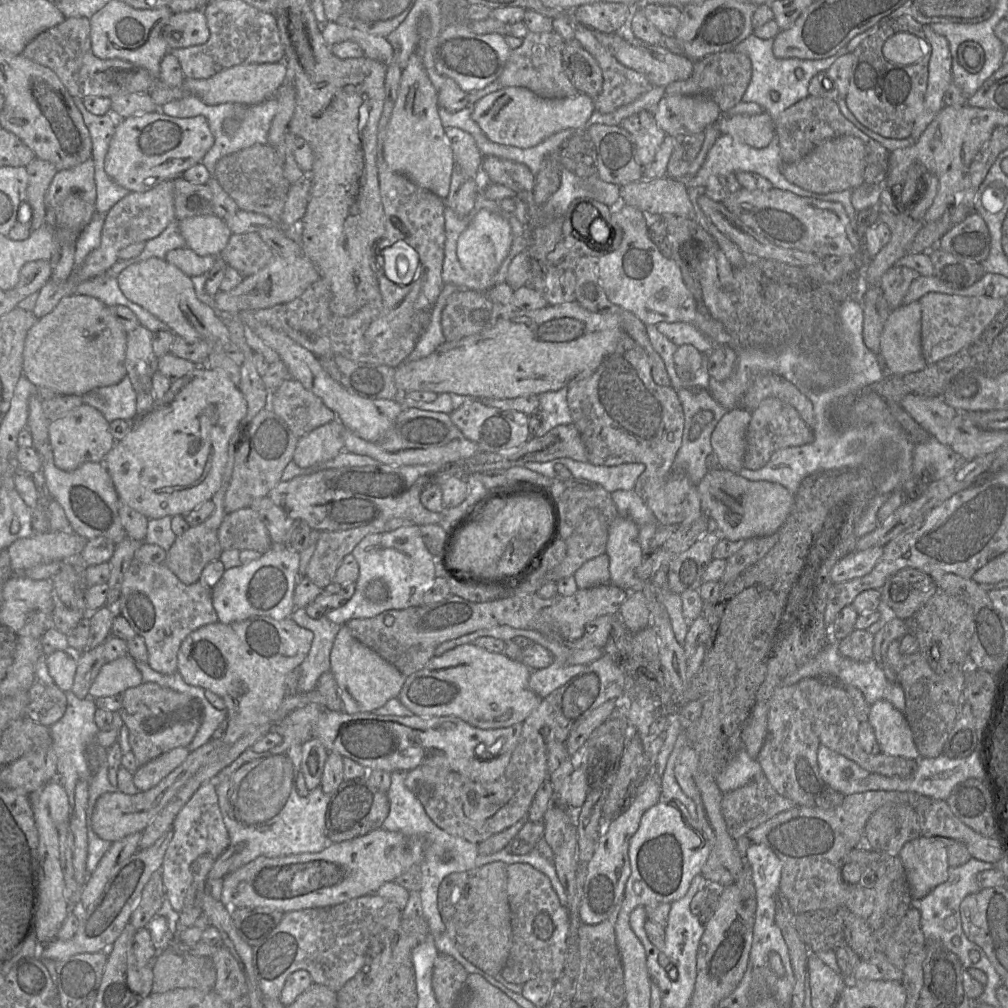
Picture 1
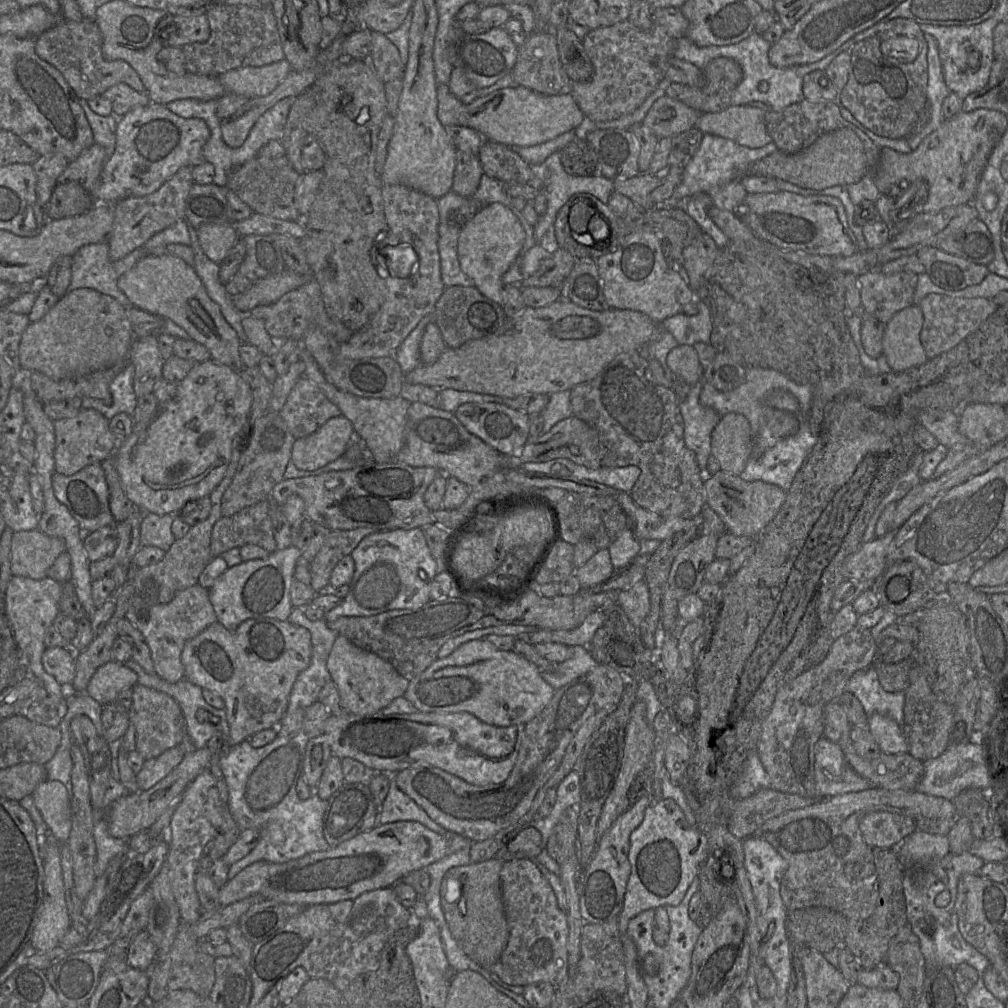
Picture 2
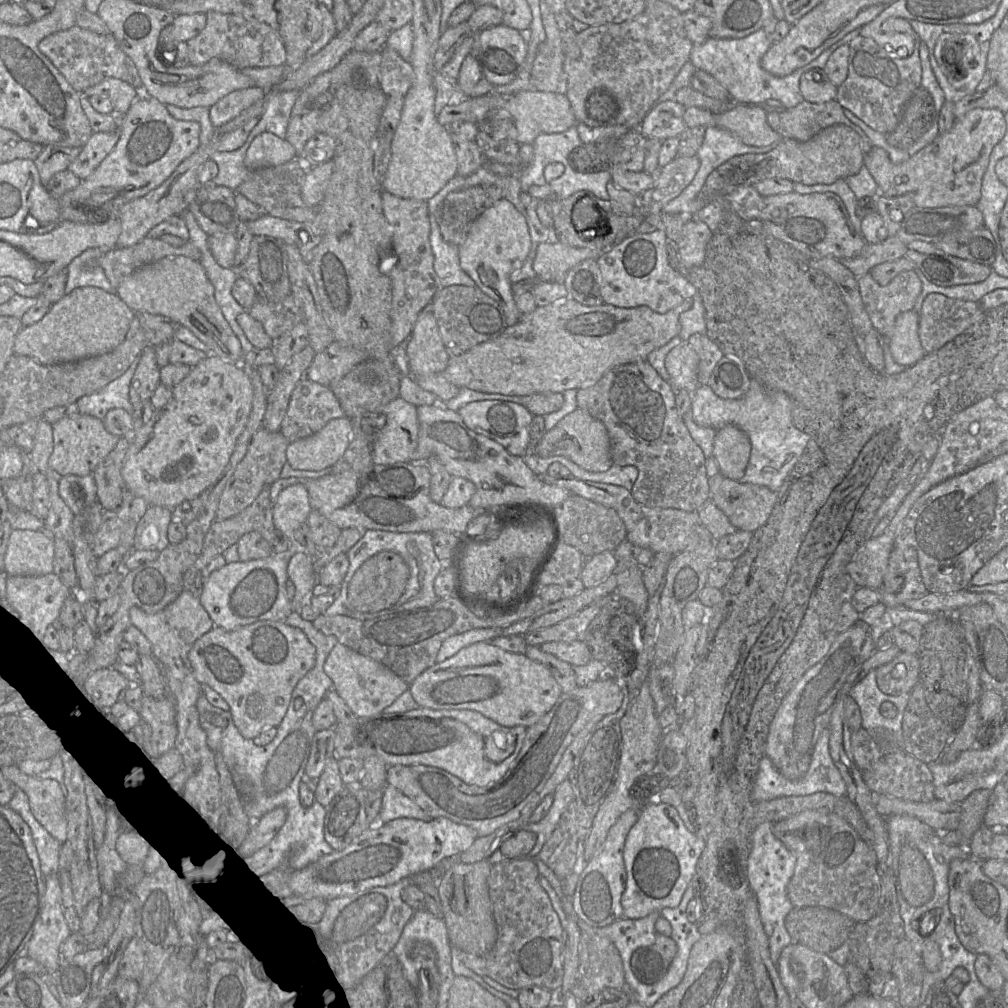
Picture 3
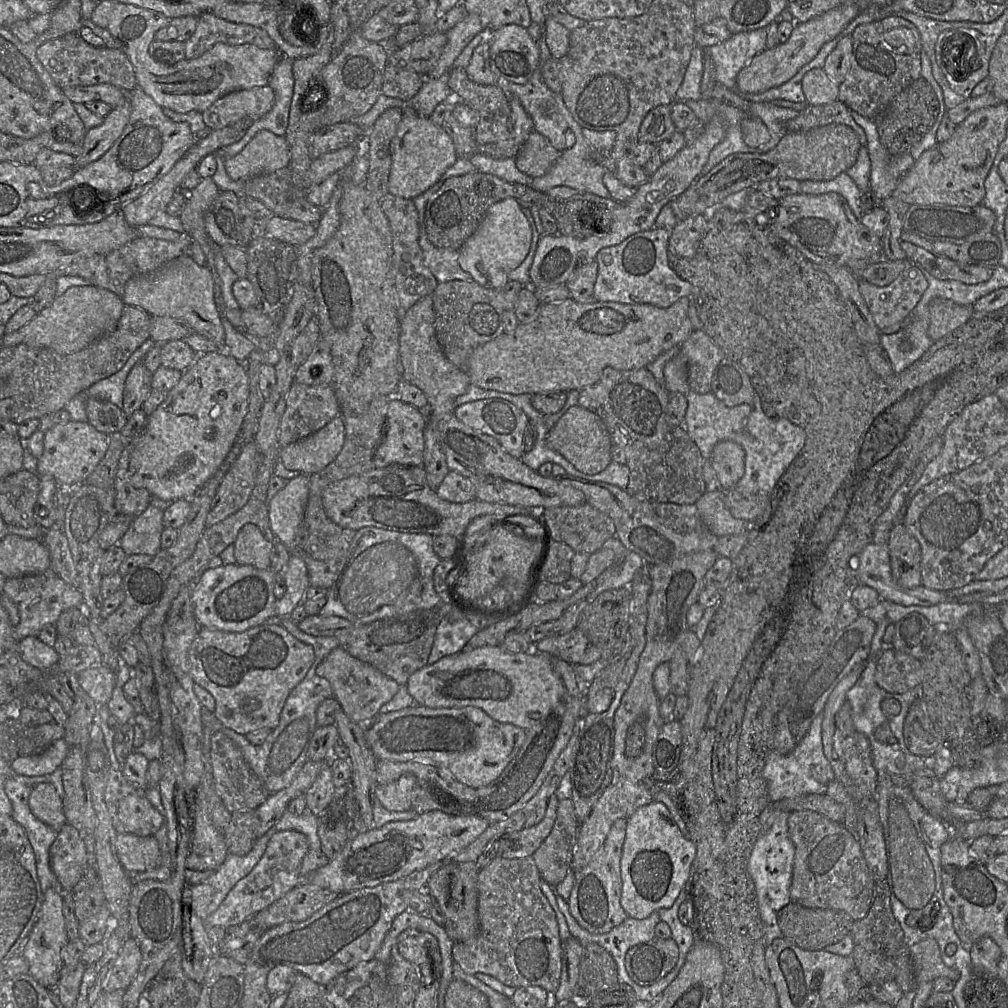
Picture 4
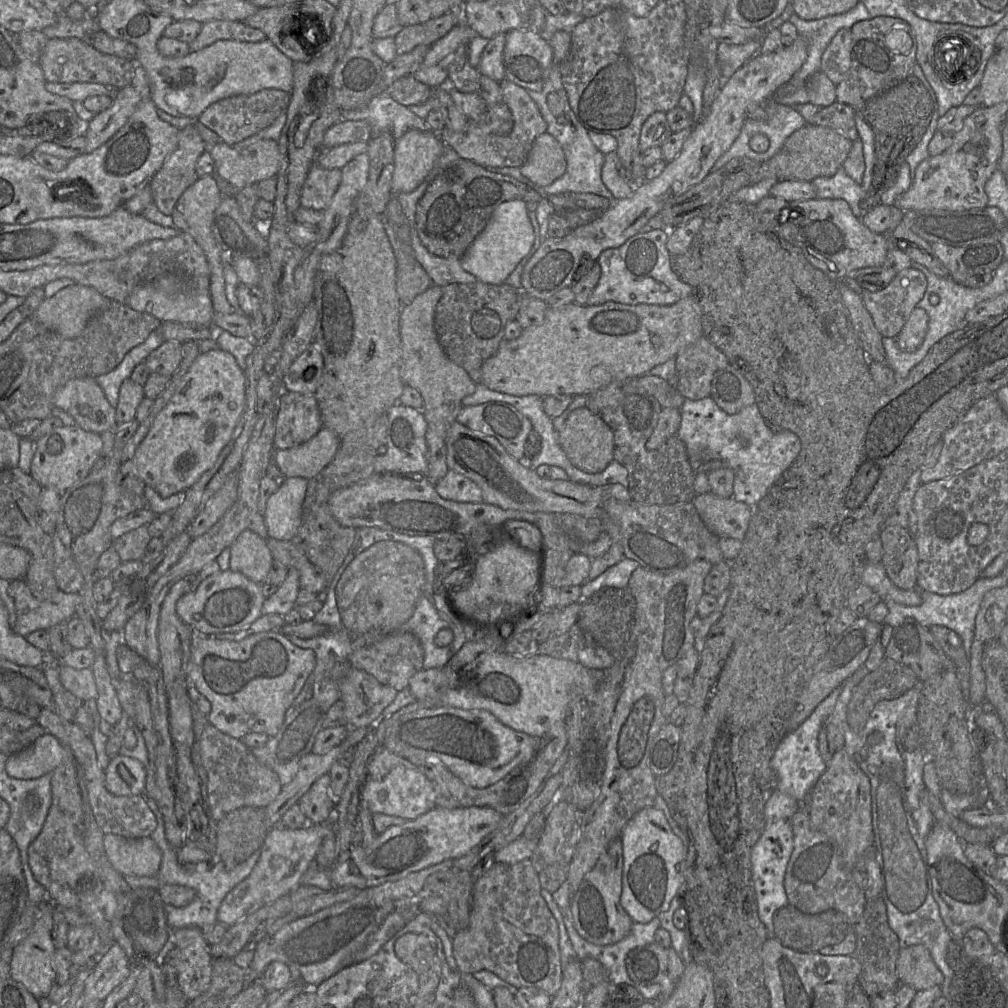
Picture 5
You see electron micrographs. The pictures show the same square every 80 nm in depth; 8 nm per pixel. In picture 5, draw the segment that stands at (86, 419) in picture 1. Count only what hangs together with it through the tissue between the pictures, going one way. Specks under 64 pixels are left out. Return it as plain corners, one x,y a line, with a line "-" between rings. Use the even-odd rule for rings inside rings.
76,424
53,428
36,441
29,473
41,487
51,488
62,494
89,474
102,446
100,434
85,431

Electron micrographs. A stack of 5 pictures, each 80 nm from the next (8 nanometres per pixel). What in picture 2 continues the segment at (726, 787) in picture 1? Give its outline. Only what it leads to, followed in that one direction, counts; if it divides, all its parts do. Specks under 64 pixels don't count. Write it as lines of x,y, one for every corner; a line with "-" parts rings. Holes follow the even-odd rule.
752,752
746,760
743,772
730,787
729,795
733,800
740,800
768,788
773,789
772,781
757,752

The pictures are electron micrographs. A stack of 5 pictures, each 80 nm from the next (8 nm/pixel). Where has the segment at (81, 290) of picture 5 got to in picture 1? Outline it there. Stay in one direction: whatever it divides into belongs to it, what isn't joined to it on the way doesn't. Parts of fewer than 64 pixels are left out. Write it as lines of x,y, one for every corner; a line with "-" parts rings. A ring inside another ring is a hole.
74,293
70,296
64,297
49,314
38,319
29,329
23,350
23,374
36,387
46,387
61,395
83,396
96,388
117,384
127,375
125,367
127,336
128,333
112,313
110,307
106,306
95,297

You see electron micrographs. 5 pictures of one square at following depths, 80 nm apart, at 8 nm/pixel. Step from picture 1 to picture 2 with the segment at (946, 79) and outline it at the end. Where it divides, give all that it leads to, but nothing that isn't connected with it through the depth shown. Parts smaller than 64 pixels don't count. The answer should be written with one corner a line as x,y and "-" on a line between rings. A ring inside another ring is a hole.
924,34
924,36
928,43
928,81
926,103
927,106
930,106
931,108
931,114
929,121
920,130
915,130
906,137
911,150
915,150
926,136
940,126
942,122
942,104
950,92
945,83
937,41
929,34

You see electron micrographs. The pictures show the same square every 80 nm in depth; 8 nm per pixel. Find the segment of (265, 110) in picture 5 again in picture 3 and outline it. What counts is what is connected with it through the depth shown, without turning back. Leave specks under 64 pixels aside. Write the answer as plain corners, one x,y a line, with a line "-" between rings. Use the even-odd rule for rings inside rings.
253,86
227,94
210,107
209,118
211,123
215,128
225,125
243,110
262,100
266,93
264,89

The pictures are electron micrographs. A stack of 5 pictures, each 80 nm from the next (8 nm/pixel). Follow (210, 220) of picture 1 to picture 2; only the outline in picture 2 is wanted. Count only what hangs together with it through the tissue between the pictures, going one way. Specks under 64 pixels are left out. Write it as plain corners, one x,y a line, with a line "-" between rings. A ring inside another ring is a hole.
208,223
197,228
200,247
204,254
219,264
235,246
239,235
230,223

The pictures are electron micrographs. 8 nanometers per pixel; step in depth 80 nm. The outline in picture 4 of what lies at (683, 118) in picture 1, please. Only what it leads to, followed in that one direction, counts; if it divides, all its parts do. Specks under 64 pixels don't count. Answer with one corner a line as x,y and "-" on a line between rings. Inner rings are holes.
659,105
646,114
638,131
639,142
658,145
677,131
671,119
671,106

